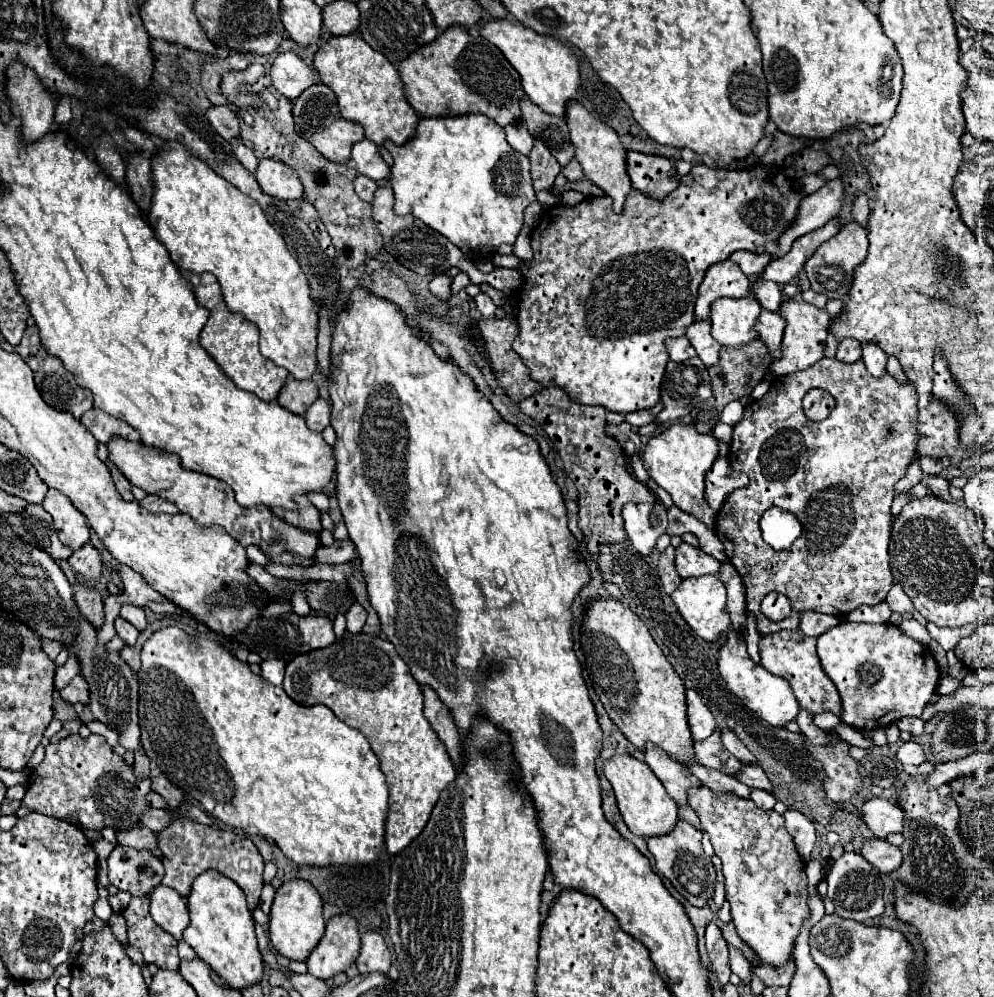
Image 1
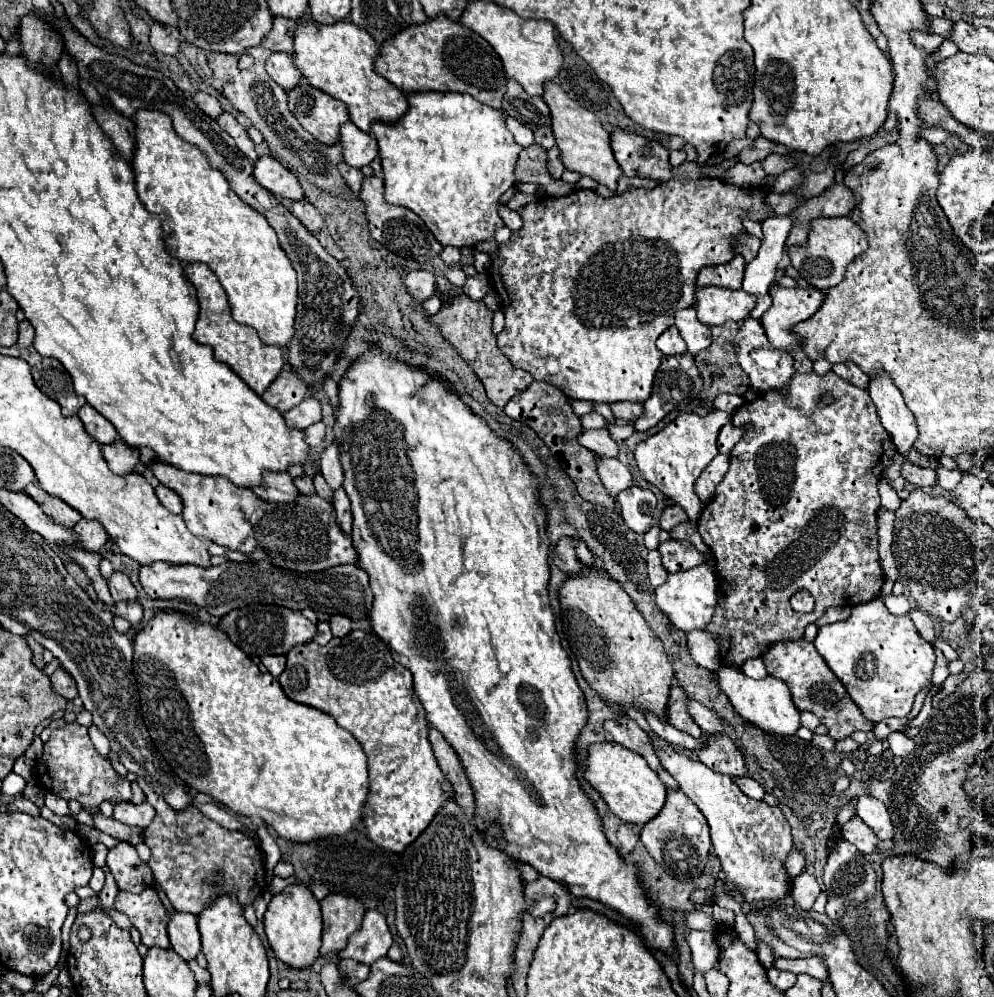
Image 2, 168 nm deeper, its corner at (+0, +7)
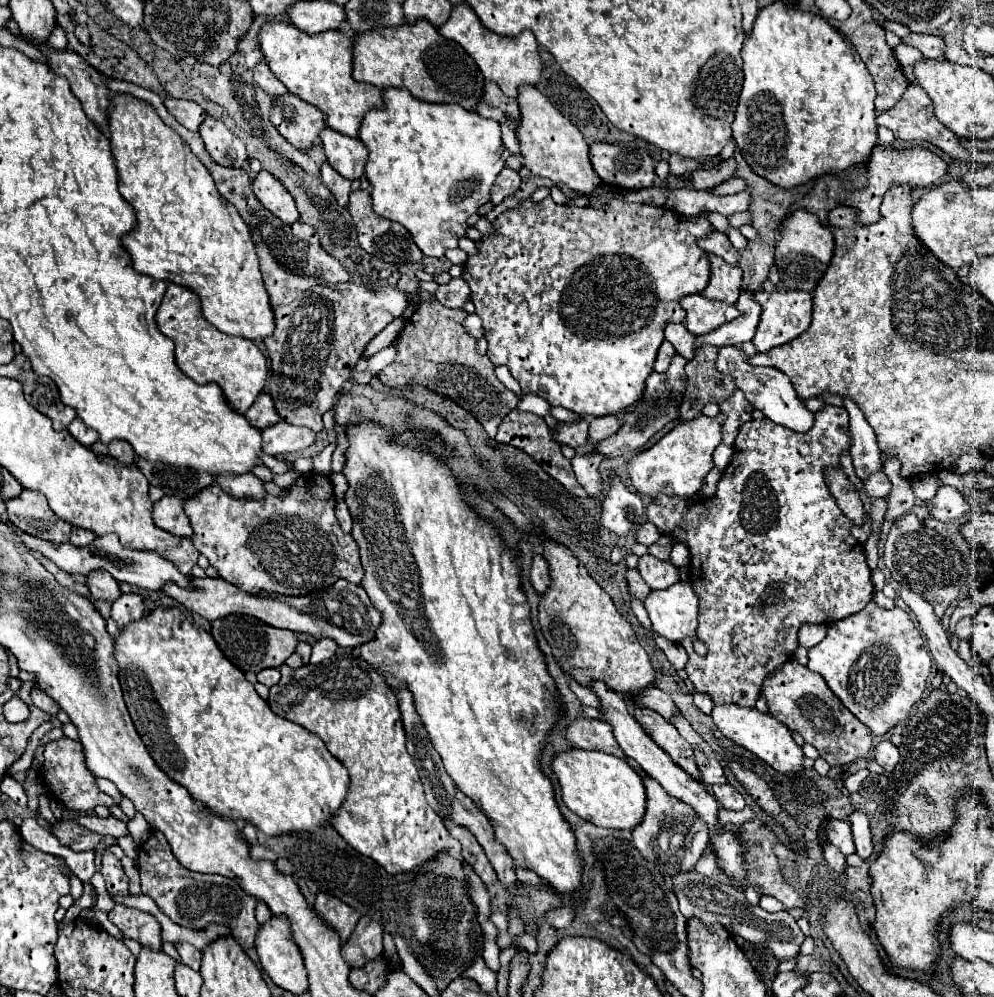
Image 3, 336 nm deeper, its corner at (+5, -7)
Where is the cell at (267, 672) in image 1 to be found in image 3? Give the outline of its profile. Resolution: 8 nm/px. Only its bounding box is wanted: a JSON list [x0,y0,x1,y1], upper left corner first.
[257,668,279,688]

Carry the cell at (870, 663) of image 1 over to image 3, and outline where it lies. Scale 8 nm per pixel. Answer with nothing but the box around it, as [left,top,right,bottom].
[807,602,931,736]

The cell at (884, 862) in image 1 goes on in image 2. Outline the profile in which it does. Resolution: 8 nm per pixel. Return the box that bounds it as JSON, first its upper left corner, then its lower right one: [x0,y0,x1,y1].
[842,818,876,854]

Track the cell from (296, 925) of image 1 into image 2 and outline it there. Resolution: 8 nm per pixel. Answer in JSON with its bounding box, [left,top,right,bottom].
[264,884,322,968]

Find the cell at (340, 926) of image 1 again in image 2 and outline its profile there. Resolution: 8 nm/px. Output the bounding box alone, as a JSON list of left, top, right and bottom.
[320,894,366,954]

